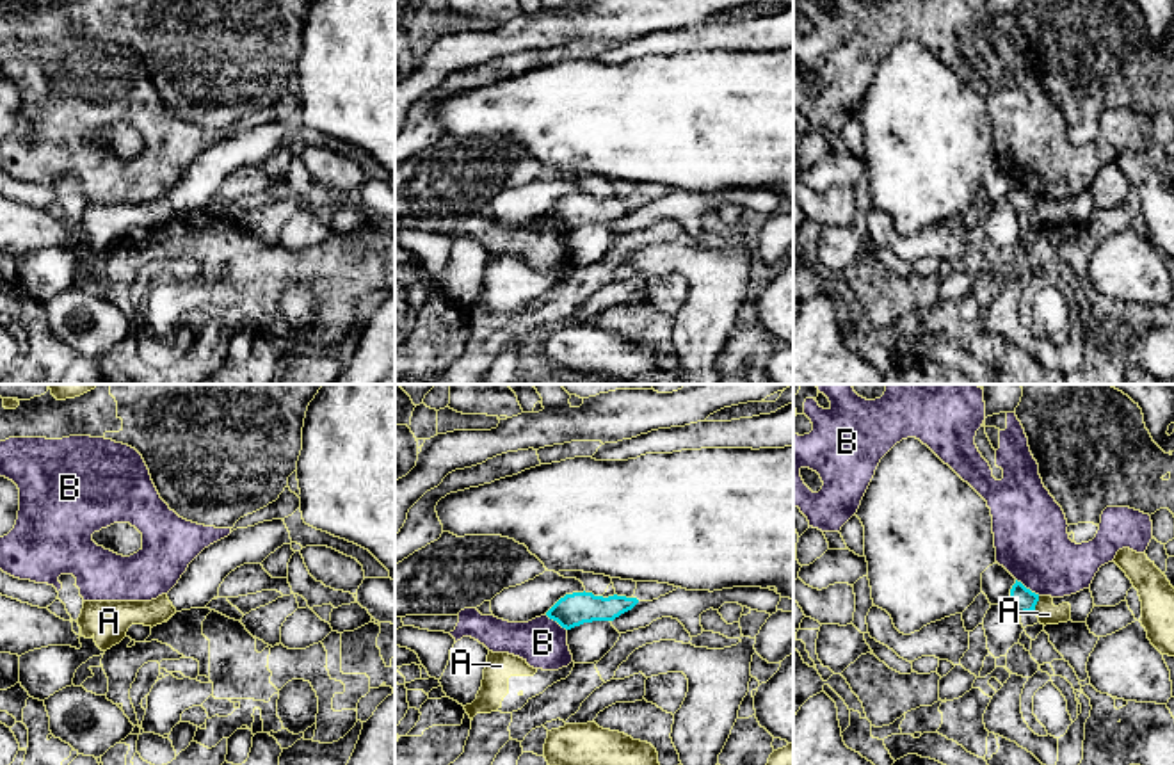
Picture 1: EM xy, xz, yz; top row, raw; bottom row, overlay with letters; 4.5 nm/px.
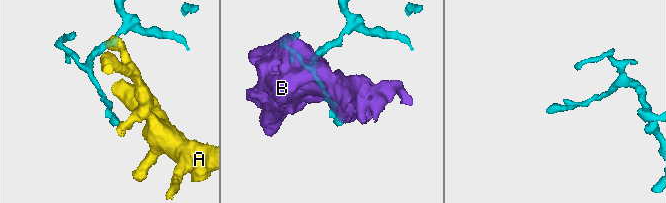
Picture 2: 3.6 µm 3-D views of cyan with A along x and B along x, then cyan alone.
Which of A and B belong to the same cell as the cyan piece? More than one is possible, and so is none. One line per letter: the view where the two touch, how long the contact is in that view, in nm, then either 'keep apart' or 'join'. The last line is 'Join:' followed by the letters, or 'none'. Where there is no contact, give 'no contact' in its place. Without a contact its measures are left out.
A: meets cyan in yz; contact 70 nm long; keep apart
B: meets cyan in yz; contact 130 nm long; keep apart
Join: none

